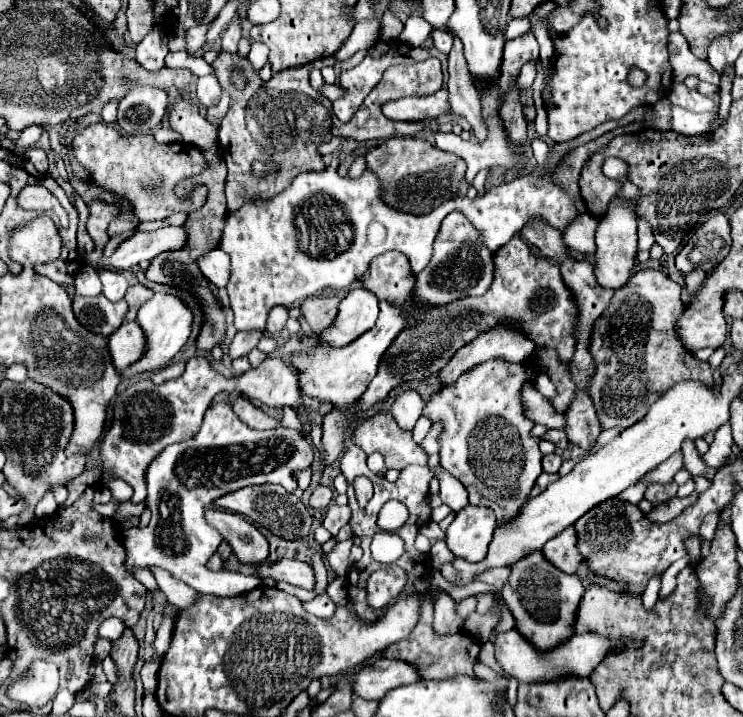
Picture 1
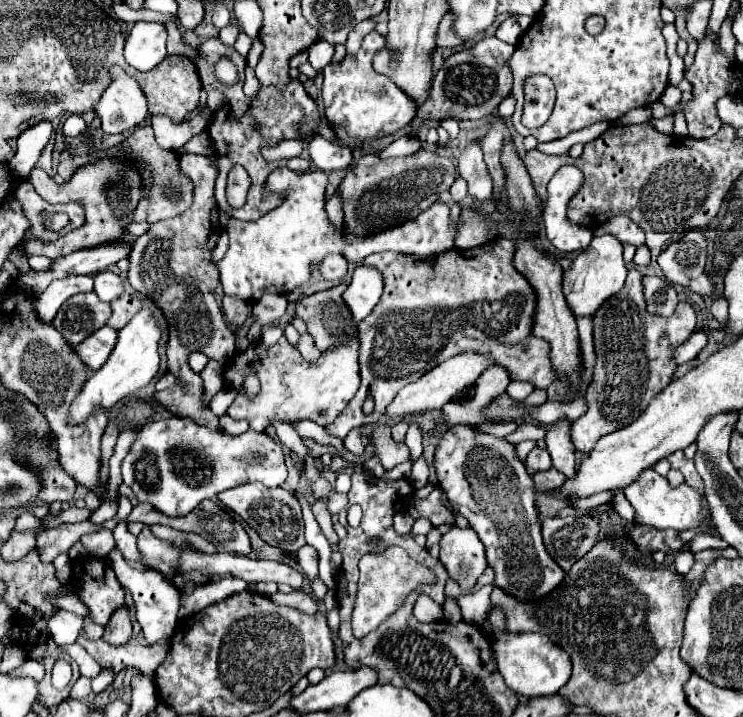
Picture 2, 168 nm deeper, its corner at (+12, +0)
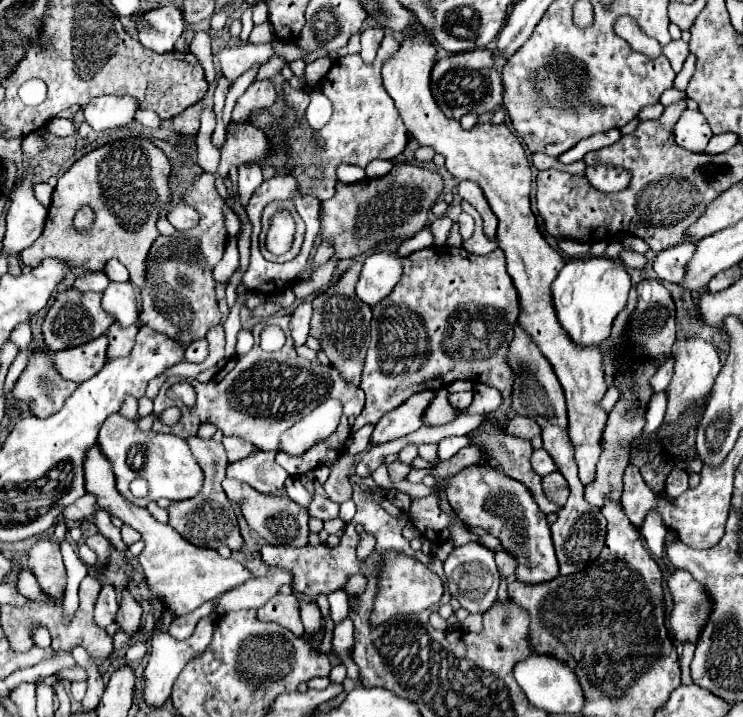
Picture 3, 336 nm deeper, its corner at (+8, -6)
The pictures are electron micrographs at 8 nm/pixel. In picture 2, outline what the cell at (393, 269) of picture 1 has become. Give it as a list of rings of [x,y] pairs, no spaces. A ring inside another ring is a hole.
[[[494,238],[484,246],[476,246],[470,250],[450,248],[446,252],[434,254],[430,258],[416,258],[398,252],[370,254],[364,258],[364,264],[376,266],[384,276],[384,294],[376,308],[358,324],[360,332],[360,374],[362,386],[352,402],[346,406],[344,414],[336,418],[332,426],[326,430],[338,438],[344,438],[352,428],[364,424],[376,424],[384,414],[386,406],[394,400],[394,396],[410,382],[416,382],[420,376],[430,372],[434,366],[444,360],[464,354],[478,352],[494,360],[496,366],[506,368],[512,380],[524,380],[534,384],[536,388],[548,388],[554,382],[552,364],[548,362],[548,344],[542,338],[532,336],[532,314],[536,308],[536,294],[530,288],[528,280],[520,276],[512,266],[512,254],[516,246],[508,238]],[[372,394],[376,408],[370,416],[362,414],[362,402]]]

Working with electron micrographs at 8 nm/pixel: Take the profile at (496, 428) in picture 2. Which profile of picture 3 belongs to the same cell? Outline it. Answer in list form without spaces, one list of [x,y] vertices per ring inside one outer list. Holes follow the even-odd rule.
[[[452,436],[441,440],[438,443],[438,458],[440,461],[447,460],[456,454],[460,449],[473,445],[466,436]]]

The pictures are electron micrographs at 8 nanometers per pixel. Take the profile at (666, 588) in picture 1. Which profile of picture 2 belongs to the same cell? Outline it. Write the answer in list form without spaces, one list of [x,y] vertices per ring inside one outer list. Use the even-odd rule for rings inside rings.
[[[699,534],[691,540],[690,551],[696,553],[705,549],[725,549],[727,546],[720,537]]]

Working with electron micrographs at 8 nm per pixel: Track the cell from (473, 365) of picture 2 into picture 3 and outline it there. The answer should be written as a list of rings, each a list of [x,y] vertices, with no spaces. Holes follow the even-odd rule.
[[[436,390],[416,392],[402,406],[384,414],[372,432],[372,444],[396,440],[396,438],[402,438],[402,436],[418,430],[422,426],[424,412],[432,404],[434,396],[436,396]]]

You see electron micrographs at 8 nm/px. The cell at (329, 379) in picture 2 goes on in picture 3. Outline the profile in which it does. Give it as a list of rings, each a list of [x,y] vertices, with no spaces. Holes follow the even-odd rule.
[[[274,316],[274,318],[266,318],[266,320],[258,322],[258,324],[254,324],[252,334],[254,334],[254,338],[256,338],[254,348],[252,348],[248,354],[244,354],[244,356],[232,356],[232,358],[224,364],[224,368],[220,368],[220,372],[216,374],[216,378],[212,378],[208,384],[200,384],[196,378],[190,380],[190,384],[192,384],[194,390],[196,390],[196,406],[194,406],[194,408],[184,408],[182,404],[176,404],[174,400],[170,400],[170,398],[166,396],[166,390],[174,384],[172,380],[168,380],[168,382],[160,388],[160,394],[158,394],[156,400],[154,400],[154,414],[162,414],[166,408],[178,406],[178,408],[182,410],[182,418],[180,418],[178,424],[174,424],[174,426],[162,424],[162,422],[156,418],[156,420],[154,420],[154,426],[152,426],[154,432],[172,432],[172,434],[176,434],[176,436],[188,438],[188,436],[192,436],[192,434],[198,432],[198,428],[200,428],[200,424],[202,424],[204,420],[210,420],[210,422],[214,422],[214,424],[224,432],[224,436],[240,436],[240,438],[248,440],[250,444],[254,444],[256,448],[262,448],[262,450],[278,450],[278,448],[280,448],[280,436],[282,436],[290,426],[294,426],[298,420],[302,420],[302,418],[304,418],[308,412],[312,412],[320,402],[324,402],[324,400],[328,400],[328,398],[336,398],[336,400],[342,402],[344,414],[342,414],[342,420],[340,420],[334,434],[328,436],[326,440],[314,444],[314,446],[312,446],[310,450],[306,450],[302,456],[290,456],[290,454],[280,452],[280,454],[278,454],[278,464],[280,464],[290,476],[302,476],[302,474],[306,474],[308,470],[314,470],[318,464],[324,464],[324,462],[328,462],[328,460],[334,460],[334,458],[342,456],[344,446],[346,446],[346,440],[348,440],[348,436],[350,436],[350,428],[352,428],[356,416],[362,412],[362,406],[364,406],[364,392],[362,392],[362,388],[360,388],[360,386],[354,386],[354,384],[348,384],[344,378],[340,378],[340,372],[336,372],[336,368],[332,368],[330,364],[324,366],[324,364],[320,364],[320,362],[308,362],[308,360],[300,358],[300,356],[296,354],[296,350],[294,350],[292,338],[290,338],[288,332],[286,332],[286,316]],[[268,324],[280,326],[280,328],[284,330],[284,334],[286,334],[286,344],[284,344],[282,350],[278,350],[278,352],[264,352],[264,350],[260,348],[260,332],[262,332]]]

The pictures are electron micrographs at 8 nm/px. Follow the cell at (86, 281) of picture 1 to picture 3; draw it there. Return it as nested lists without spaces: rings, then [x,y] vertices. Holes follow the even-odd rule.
[[[84,272],[74,280],[72,288],[80,292],[104,292],[108,284],[110,284],[110,278],[104,272]]]

